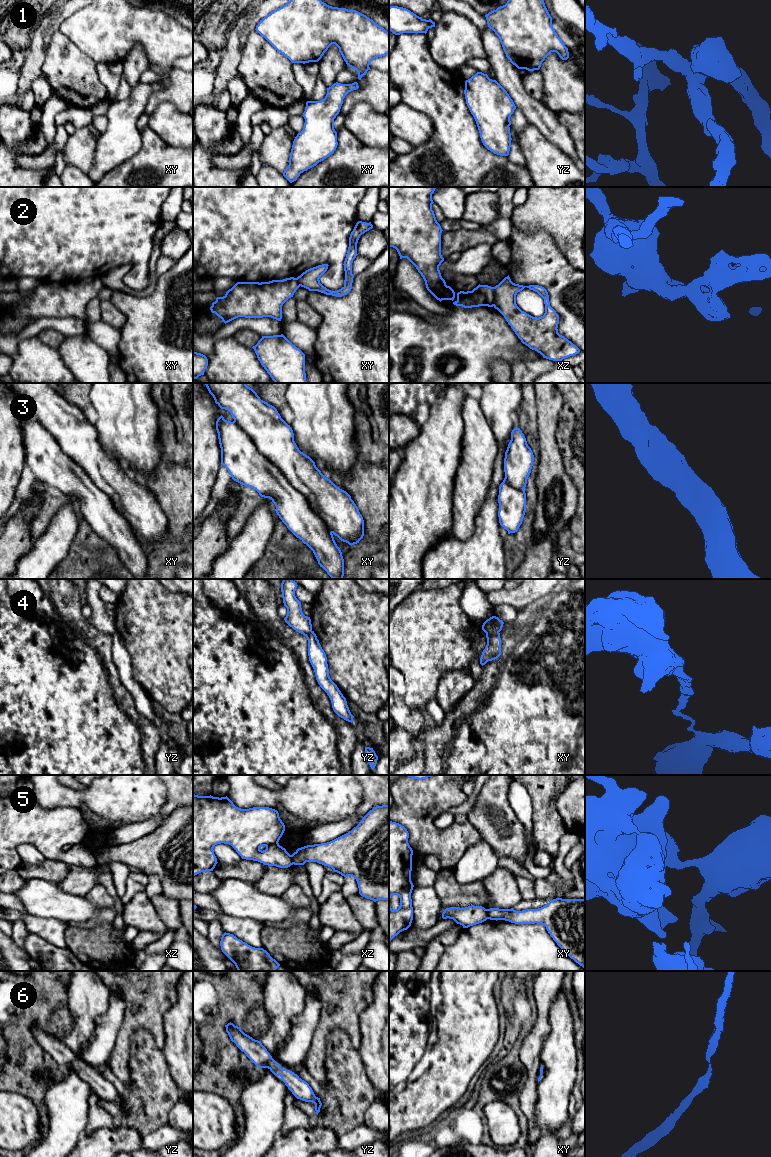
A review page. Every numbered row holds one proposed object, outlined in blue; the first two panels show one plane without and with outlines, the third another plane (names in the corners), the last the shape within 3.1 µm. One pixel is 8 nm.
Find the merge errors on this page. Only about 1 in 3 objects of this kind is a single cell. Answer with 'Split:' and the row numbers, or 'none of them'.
Split: 2, 4, 5

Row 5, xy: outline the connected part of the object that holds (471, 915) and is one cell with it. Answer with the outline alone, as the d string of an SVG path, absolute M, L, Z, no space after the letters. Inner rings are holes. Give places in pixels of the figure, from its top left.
M468 906L465 908L450 907L442 913L443 919L453 919L457 924L468 928L470 926L482 923L488 919L487 909L482 906Z

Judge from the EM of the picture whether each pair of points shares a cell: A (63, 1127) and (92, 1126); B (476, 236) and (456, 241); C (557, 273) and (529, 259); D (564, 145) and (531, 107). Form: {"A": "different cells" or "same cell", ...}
{"A": "different cells", "B": "same cell", "C": "same cell", "D": "same cell"}

